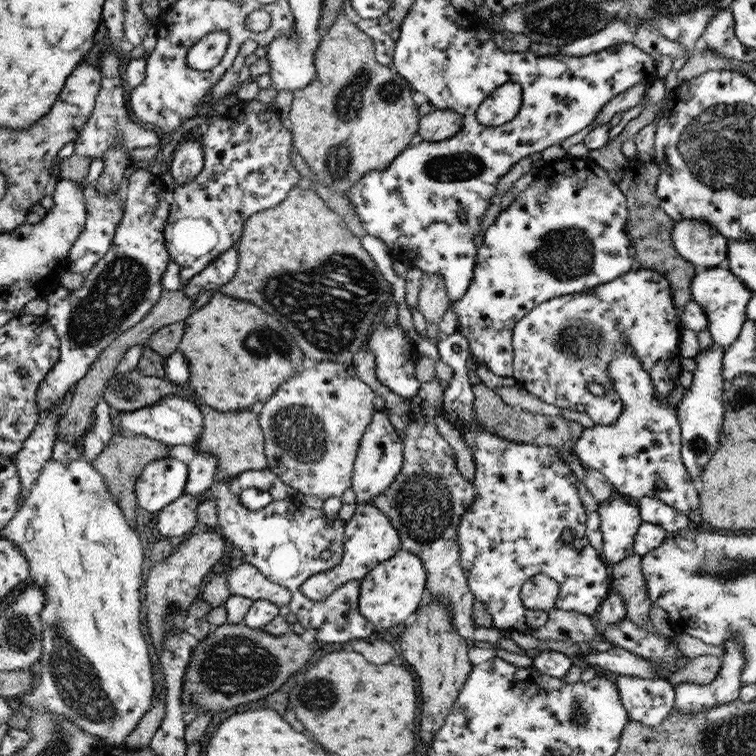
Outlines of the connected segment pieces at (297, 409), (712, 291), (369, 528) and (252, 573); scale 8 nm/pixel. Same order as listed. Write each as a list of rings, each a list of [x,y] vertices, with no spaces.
[[[314,361],[308,362],[302,366],[300,372],[292,374],[290,378],[286,379],[286,382],[280,384],[280,388],[276,390],[276,394],[264,404],[261,412],[258,416],[258,421],[260,421],[261,428],[263,431],[263,436],[265,439],[265,453],[266,459],[268,459],[267,468],[270,469],[276,476],[282,479],[282,482],[291,486],[294,490],[302,492],[302,494],[310,494],[312,496],[317,496],[323,501],[328,500],[328,498],[338,497],[341,498],[342,494],[351,488],[352,486],[352,474],[353,466],[356,460],[356,455],[358,454],[358,447],[360,446],[361,439],[363,438],[366,428],[370,424],[370,419],[374,415],[374,400],[375,393],[360,377],[356,375],[354,368],[351,364],[345,365],[336,362],[326,362],[326,361]]]
[[[725,264],[708,267],[706,270],[695,274],[690,289],[692,289],[693,302],[696,302],[706,312],[712,341],[722,346],[722,350],[728,350],[741,334],[745,324],[745,311],[747,303],[754,293],[742,283],[740,277],[730,272]]]
[[[371,502],[357,504],[354,515],[344,526],[344,554],[336,571],[319,573],[310,576],[301,586],[301,591],[313,601],[326,599],[338,585],[350,579],[362,580],[376,565],[388,560],[401,549],[398,531],[392,526],[391,520]]]
[[[243,561],[234,563],[228,573],[226,583],[233,595],[255,600],[269,600],[282,608],[290,604],[290,590],[285,586],[276,584],[262,575],[256,566]]]

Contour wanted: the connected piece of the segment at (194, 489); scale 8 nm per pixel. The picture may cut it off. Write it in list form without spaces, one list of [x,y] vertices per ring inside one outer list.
[[[195,449],[194,457],[188,465],[188,480],[184,493],[201,495],[209,490],[210,484],[216,478],[216,470],[218,470],[218,459],[212,453]]]

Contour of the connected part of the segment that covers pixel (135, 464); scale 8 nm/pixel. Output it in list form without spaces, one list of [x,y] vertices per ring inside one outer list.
[[[114,435],[106,448],[100,452],[100,456],[94,460],[94,466],[104,476],[104,482],[108,484],[108,492],[115,498],[117,504],[123,510],[128,520],[132,520],[132,528],[136,524],[135,510],[138,508],[135,484],[144,466],[149,462],[168,456],[171,446],[151,440],[143,435]]]

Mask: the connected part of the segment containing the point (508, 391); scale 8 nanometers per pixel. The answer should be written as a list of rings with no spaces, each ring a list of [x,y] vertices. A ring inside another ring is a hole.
[[[517,384],[513,386],[497,387],[494,391],[500,395],[504,403],[512,405],[522,410],[528,410],[533,413],[542,414],[550,417],[560,416],[562,408],[548,404],[540,398],[536,398],[533,394],[526,392],[524,388],[520,388]]]

